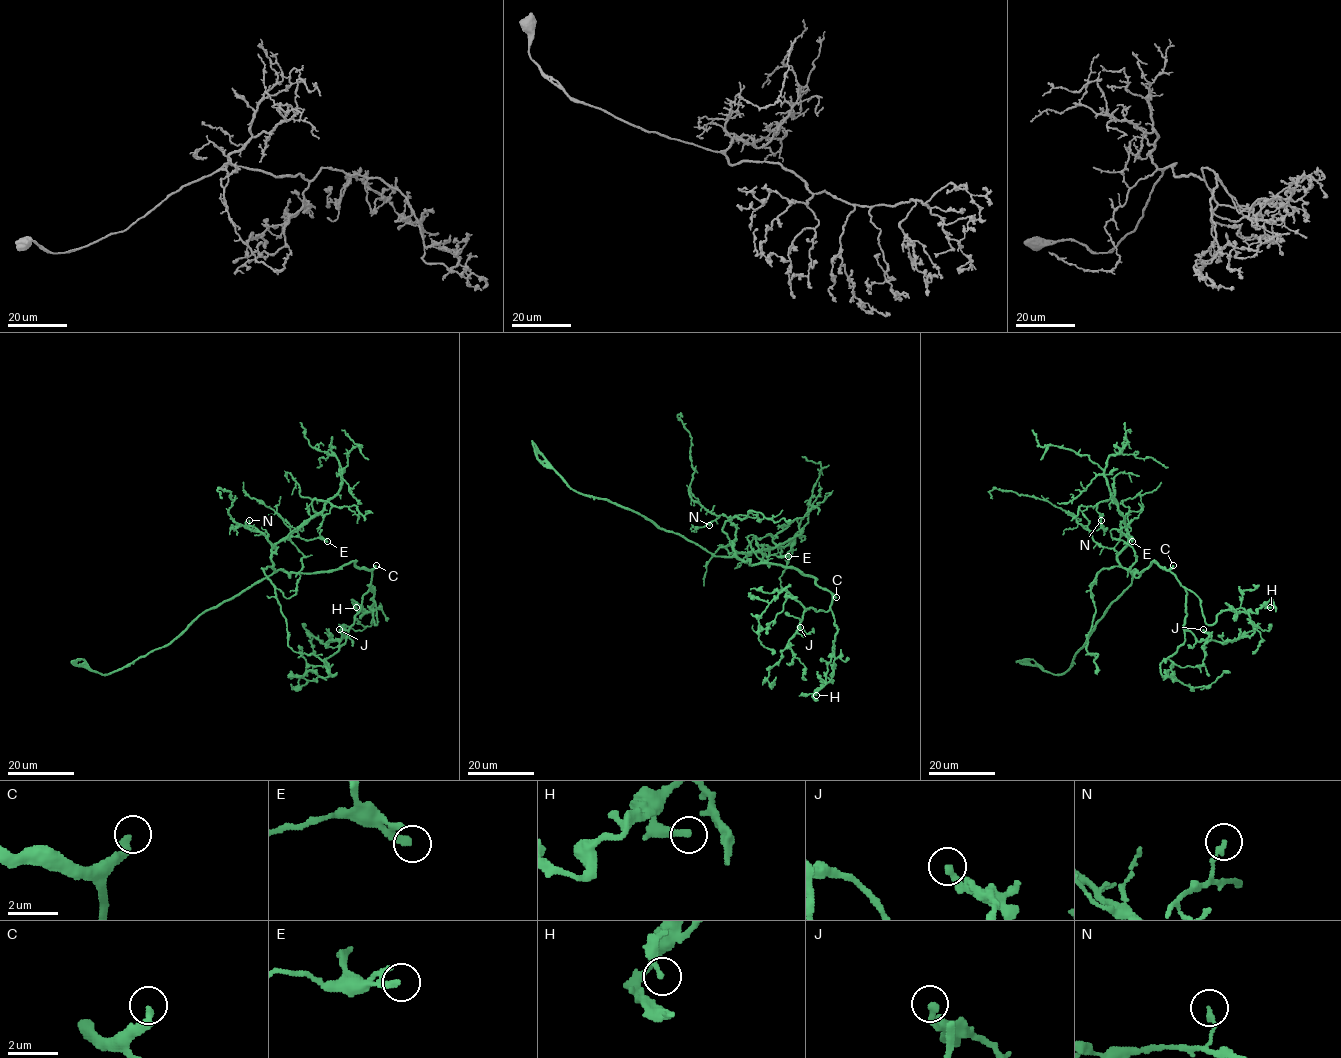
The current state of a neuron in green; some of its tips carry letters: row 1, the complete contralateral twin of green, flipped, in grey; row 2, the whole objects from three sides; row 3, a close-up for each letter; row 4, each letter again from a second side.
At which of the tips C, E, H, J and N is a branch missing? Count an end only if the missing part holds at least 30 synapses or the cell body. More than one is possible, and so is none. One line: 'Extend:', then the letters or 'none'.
Extend: C

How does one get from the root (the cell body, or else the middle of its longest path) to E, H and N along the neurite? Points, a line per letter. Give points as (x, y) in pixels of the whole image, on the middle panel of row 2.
E: (761, 563), (751, 564), (749, 559), (741, 559), (731, 542), (737, 552), (760, 551), (768, 556), (788, 556)
H: (761, 563), (797, 568), (813, 577), (832, 596), (830, 610), (837, 628), (834, 656), (816, 695)
N: (761, 563), (751, 564), (736, 554), (736, 528), (727, 517), (720, 515), (709, 525)

